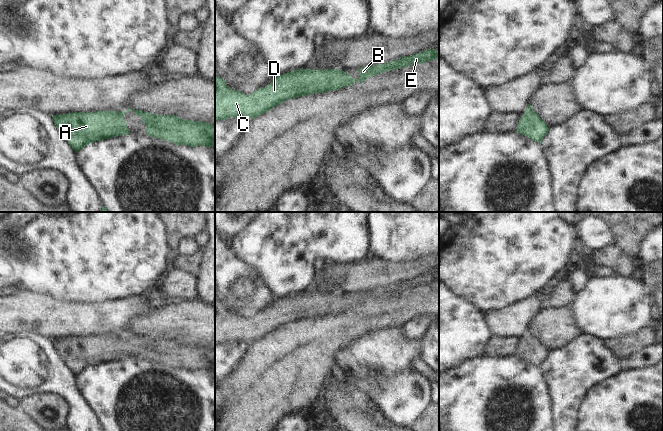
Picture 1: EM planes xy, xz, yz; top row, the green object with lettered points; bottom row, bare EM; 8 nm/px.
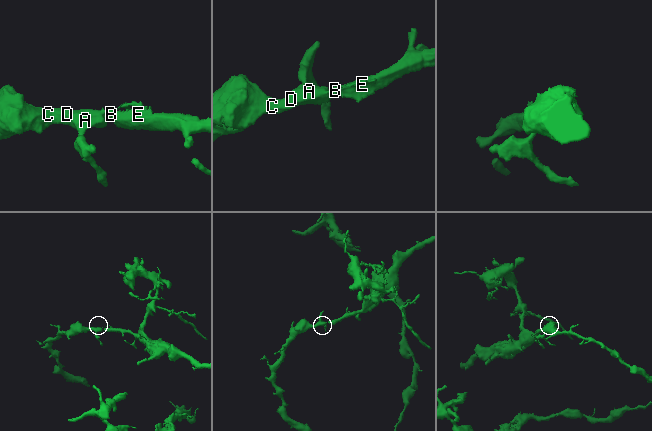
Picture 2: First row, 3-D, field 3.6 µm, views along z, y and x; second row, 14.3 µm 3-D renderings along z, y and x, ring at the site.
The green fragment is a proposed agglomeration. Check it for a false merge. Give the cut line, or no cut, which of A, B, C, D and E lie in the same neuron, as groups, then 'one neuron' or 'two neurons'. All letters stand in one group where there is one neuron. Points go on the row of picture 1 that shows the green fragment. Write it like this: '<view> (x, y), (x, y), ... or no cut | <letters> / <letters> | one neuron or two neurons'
no cut | A B C D E | one neuron

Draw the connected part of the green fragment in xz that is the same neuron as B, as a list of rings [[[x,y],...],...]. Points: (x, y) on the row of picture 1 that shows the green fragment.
[[[428,49],[388,63],[362,66],[358,69],[359,79],[353,79],[348,72],[340,69],[301,68],[283,73],[269,85],[249,95],[230,89],[225,80],[215,76],[215,123],[236,117],[254,119],[291,98],[338,90],[358,81],[363,83],[373,75],[434,59],[439,59],[439,50]]]

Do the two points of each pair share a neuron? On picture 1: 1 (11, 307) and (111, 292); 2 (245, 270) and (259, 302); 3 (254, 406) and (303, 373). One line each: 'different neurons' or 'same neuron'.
1: different neurons
2: same neuron
3: same neuron

